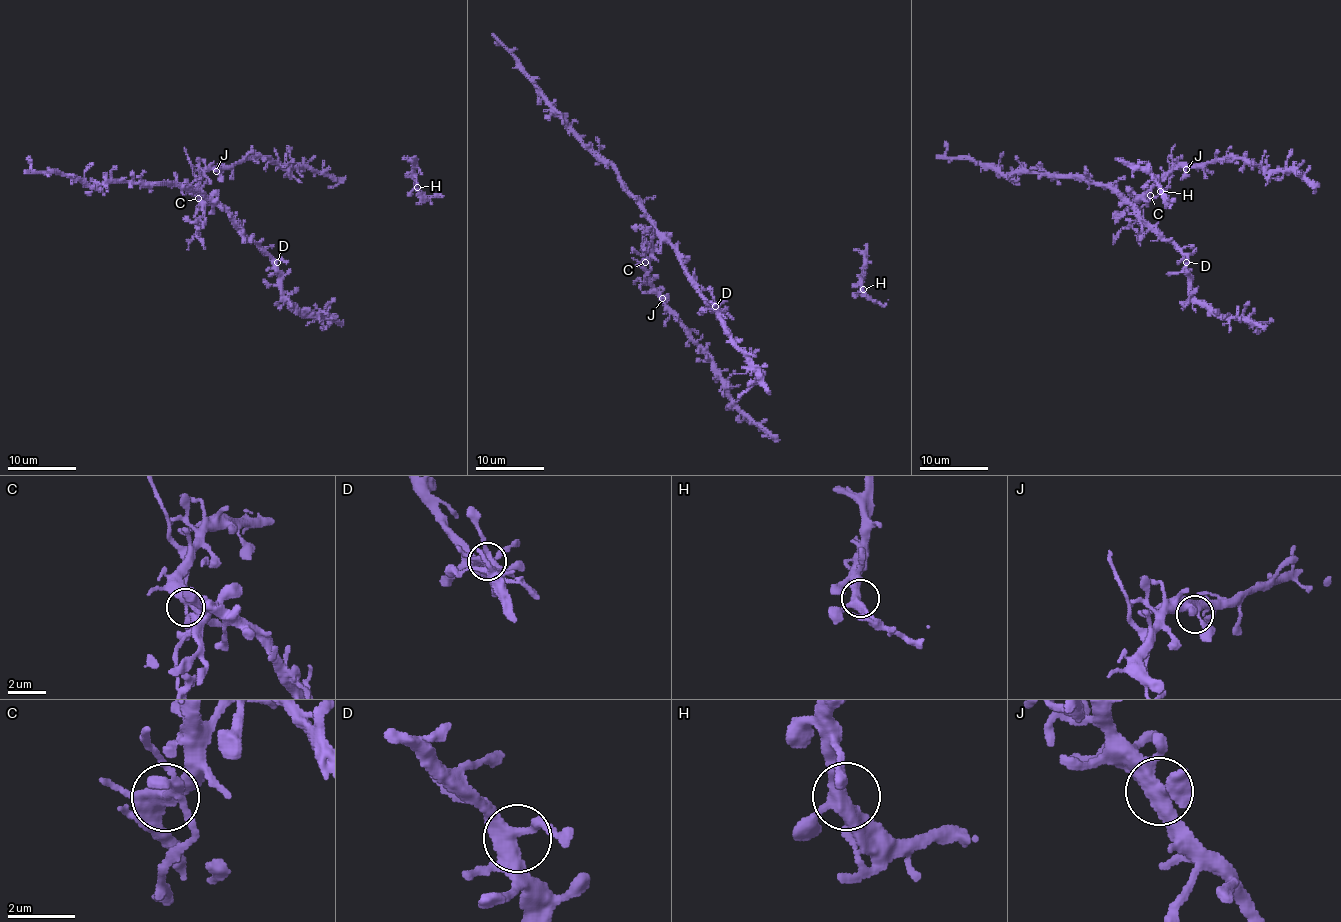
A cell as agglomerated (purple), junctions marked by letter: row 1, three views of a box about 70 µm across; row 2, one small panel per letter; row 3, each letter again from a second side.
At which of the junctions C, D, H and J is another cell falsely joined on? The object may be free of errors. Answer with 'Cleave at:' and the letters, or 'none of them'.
Cleave at: C

